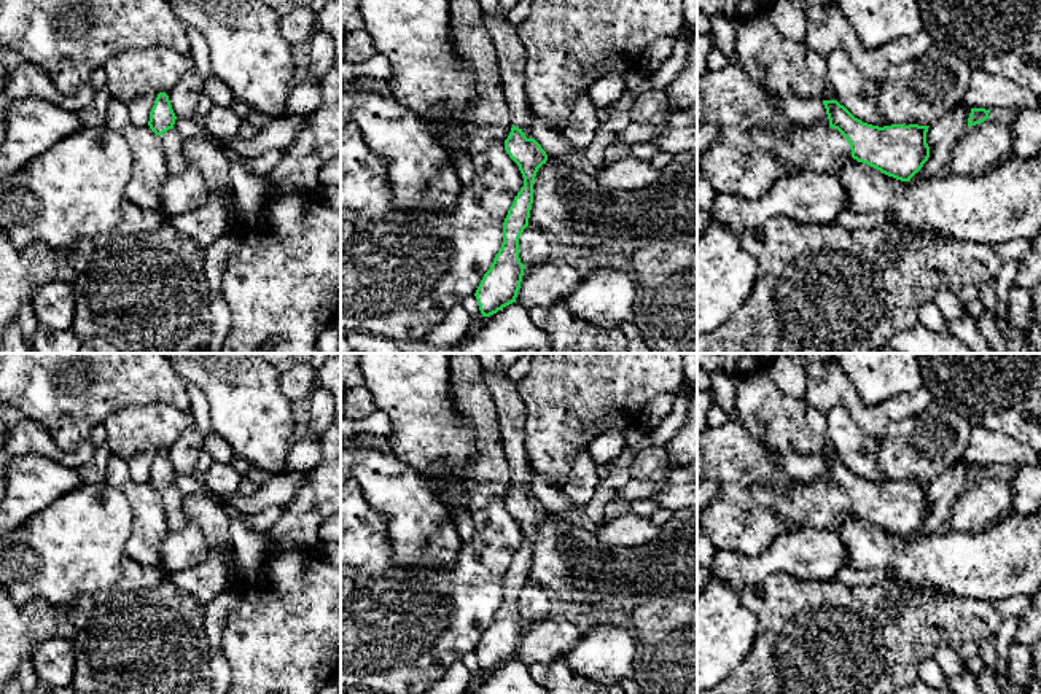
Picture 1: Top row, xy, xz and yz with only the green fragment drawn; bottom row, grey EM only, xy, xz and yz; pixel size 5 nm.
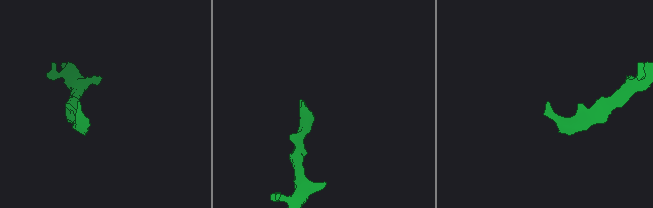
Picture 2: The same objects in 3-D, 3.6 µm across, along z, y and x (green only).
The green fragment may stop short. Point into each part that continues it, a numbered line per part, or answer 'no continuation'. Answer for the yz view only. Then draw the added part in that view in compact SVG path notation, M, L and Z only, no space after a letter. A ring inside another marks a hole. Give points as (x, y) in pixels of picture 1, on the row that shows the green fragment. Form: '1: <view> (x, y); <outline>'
1: yz (810, 147); M823 123L796 124L790 137L777 135L770 129L756 129L751 137L758 148L799 172L837 174L842 161L852 158L847 138Z

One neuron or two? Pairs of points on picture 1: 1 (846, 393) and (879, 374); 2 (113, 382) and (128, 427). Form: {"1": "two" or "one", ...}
{"1": "two", "2": "two"}

